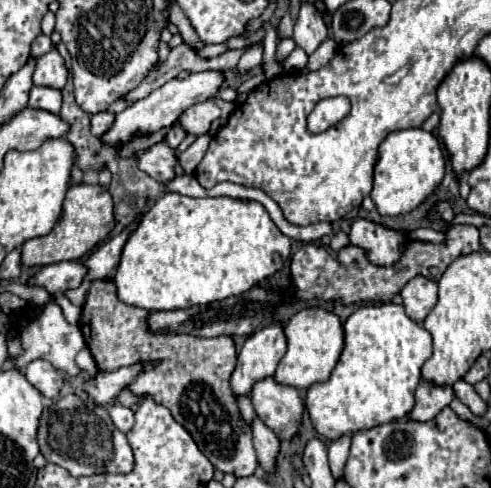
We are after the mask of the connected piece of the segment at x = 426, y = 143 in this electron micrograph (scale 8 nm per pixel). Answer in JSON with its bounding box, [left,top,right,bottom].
[372,128,446,216]

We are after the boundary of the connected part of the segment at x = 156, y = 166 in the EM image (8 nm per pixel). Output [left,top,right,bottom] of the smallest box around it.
[138,142,178,184]

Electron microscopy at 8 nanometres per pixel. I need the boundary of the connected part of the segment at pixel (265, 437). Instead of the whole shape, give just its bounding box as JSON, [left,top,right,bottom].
[250,416,280,472]

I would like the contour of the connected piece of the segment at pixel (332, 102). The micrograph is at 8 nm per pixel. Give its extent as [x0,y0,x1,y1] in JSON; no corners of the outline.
[308,98,350,134]

